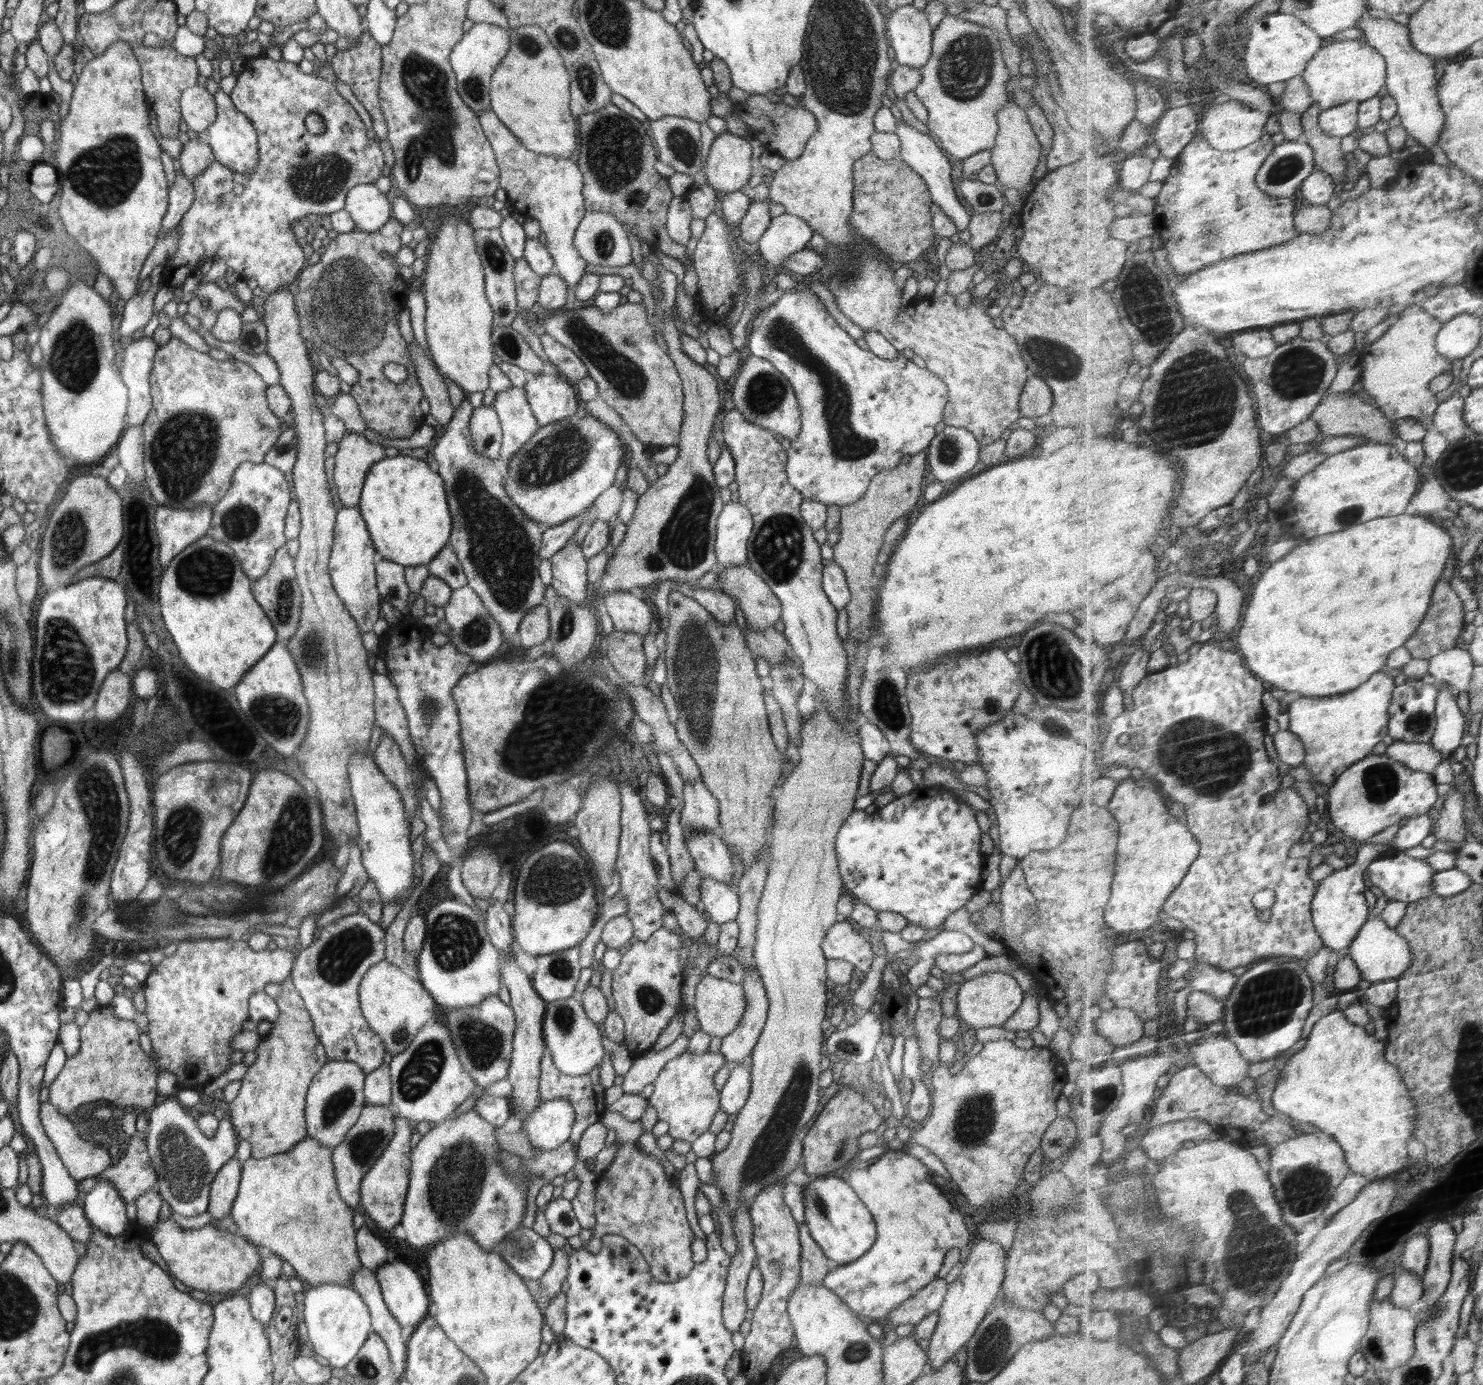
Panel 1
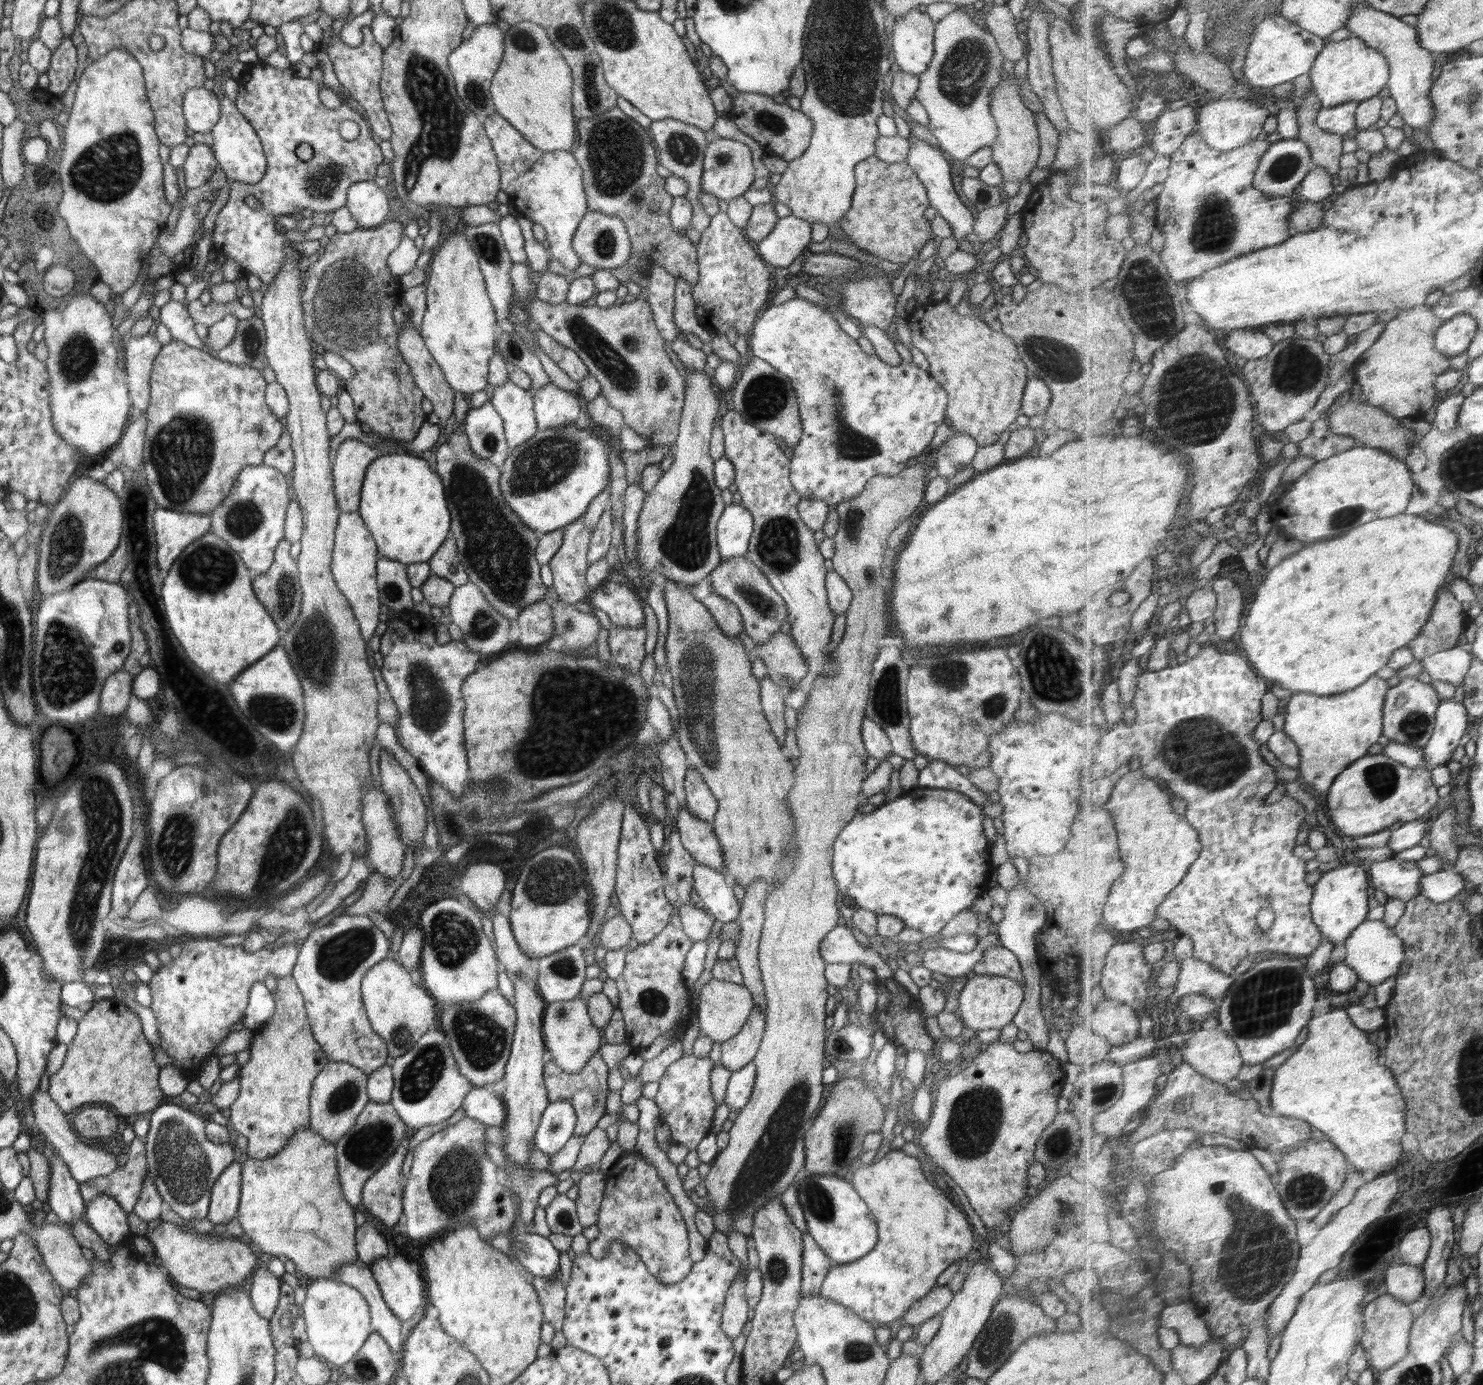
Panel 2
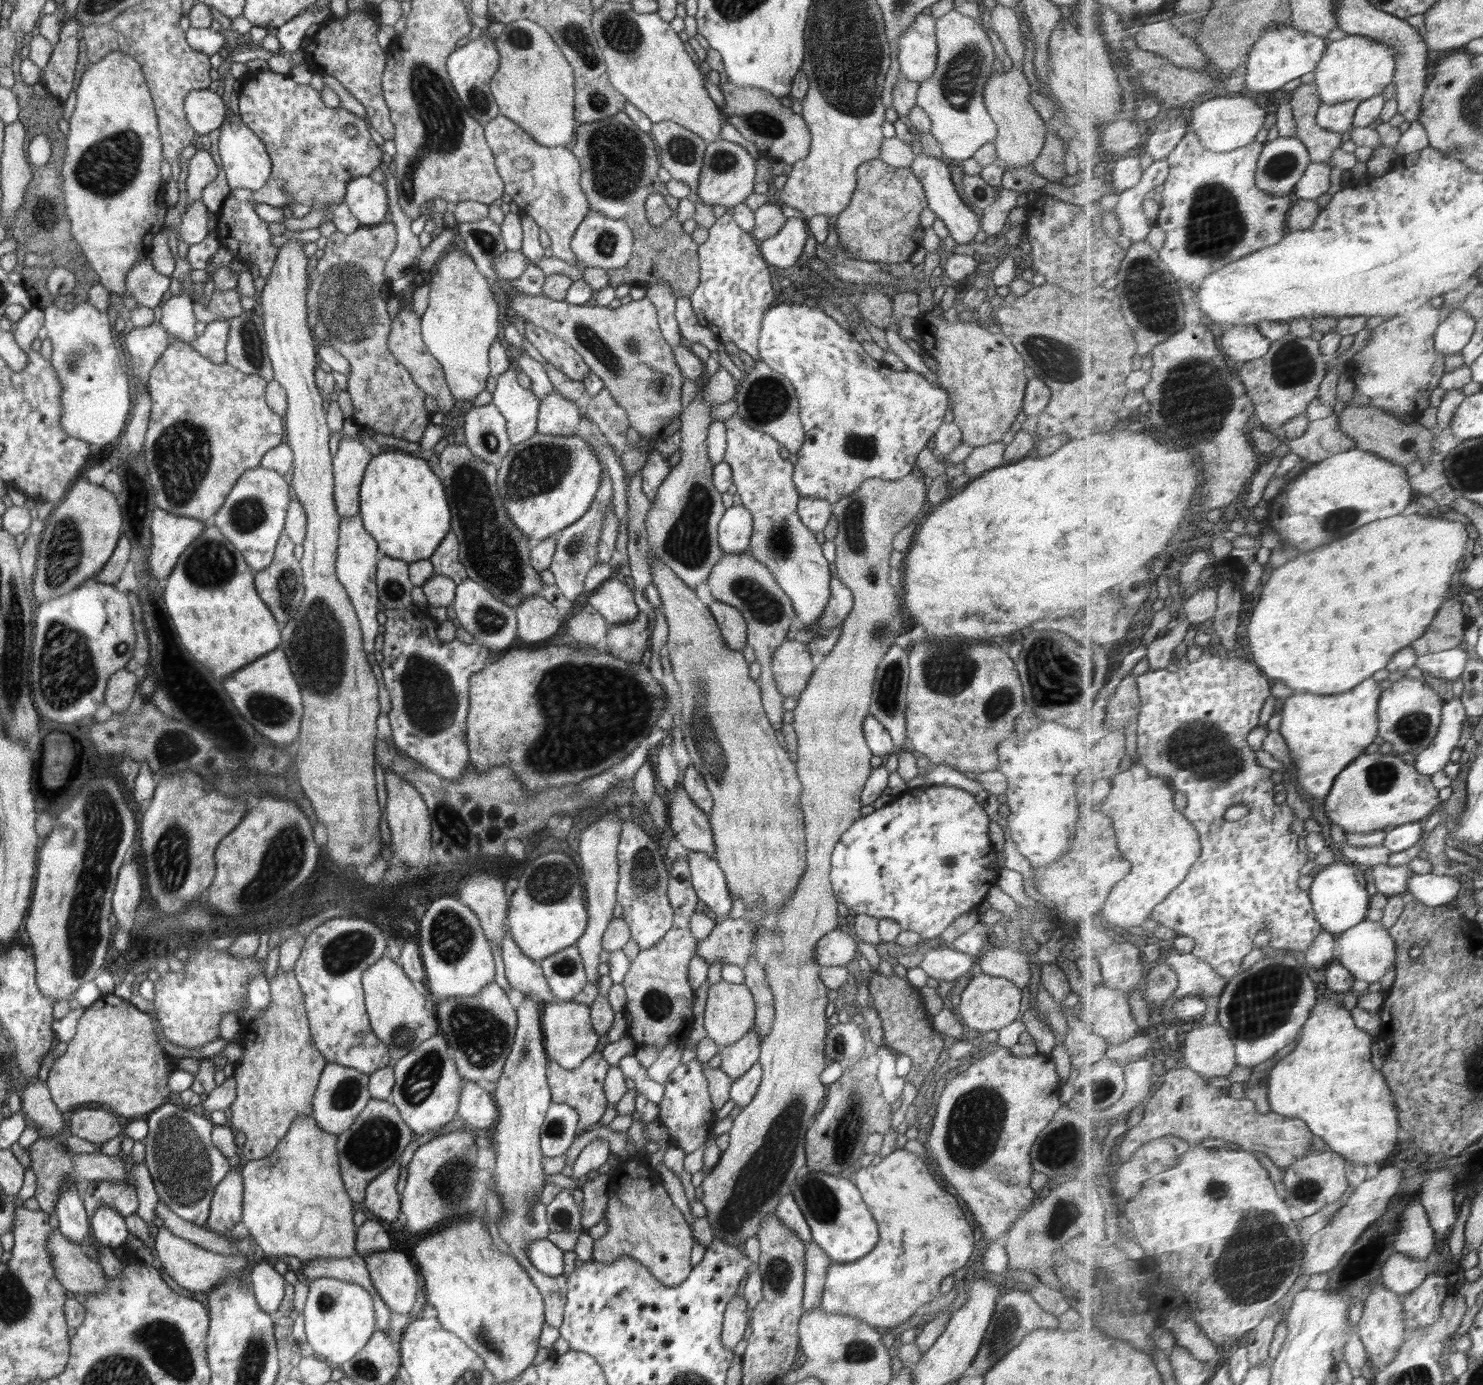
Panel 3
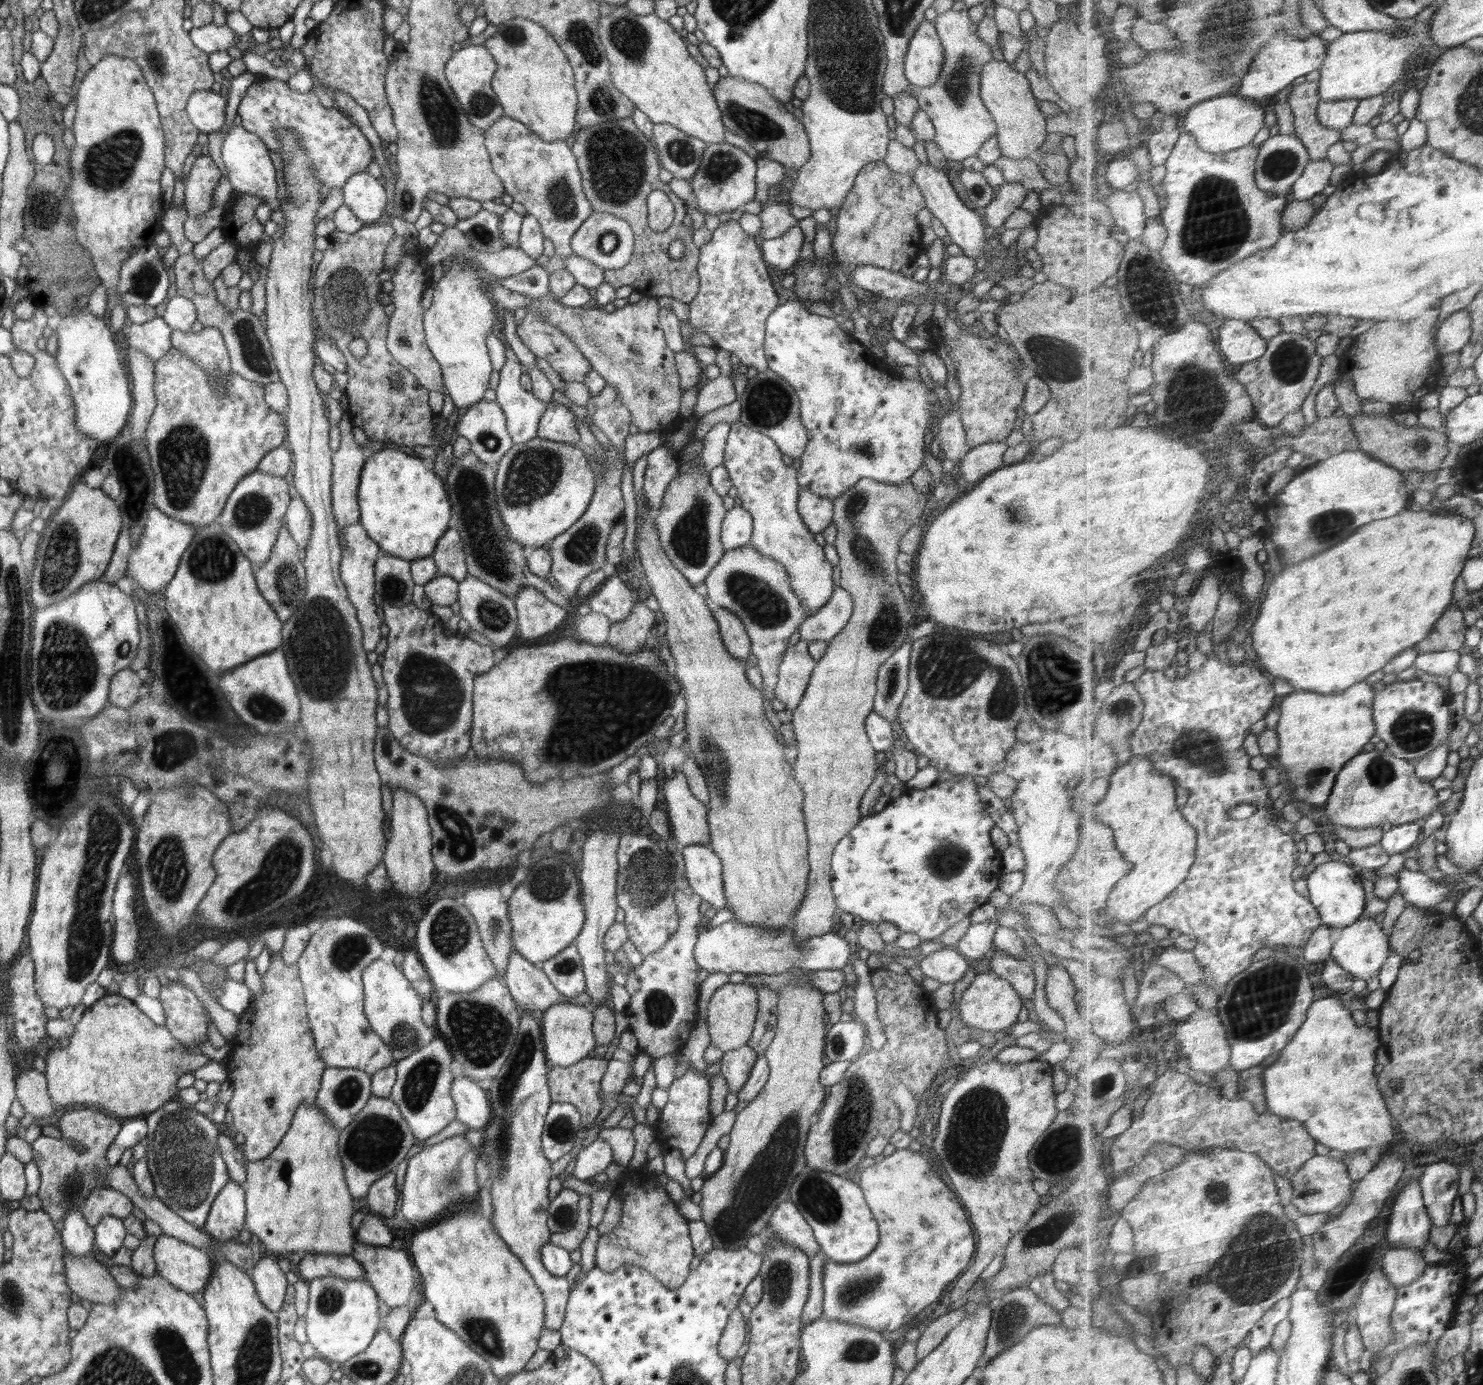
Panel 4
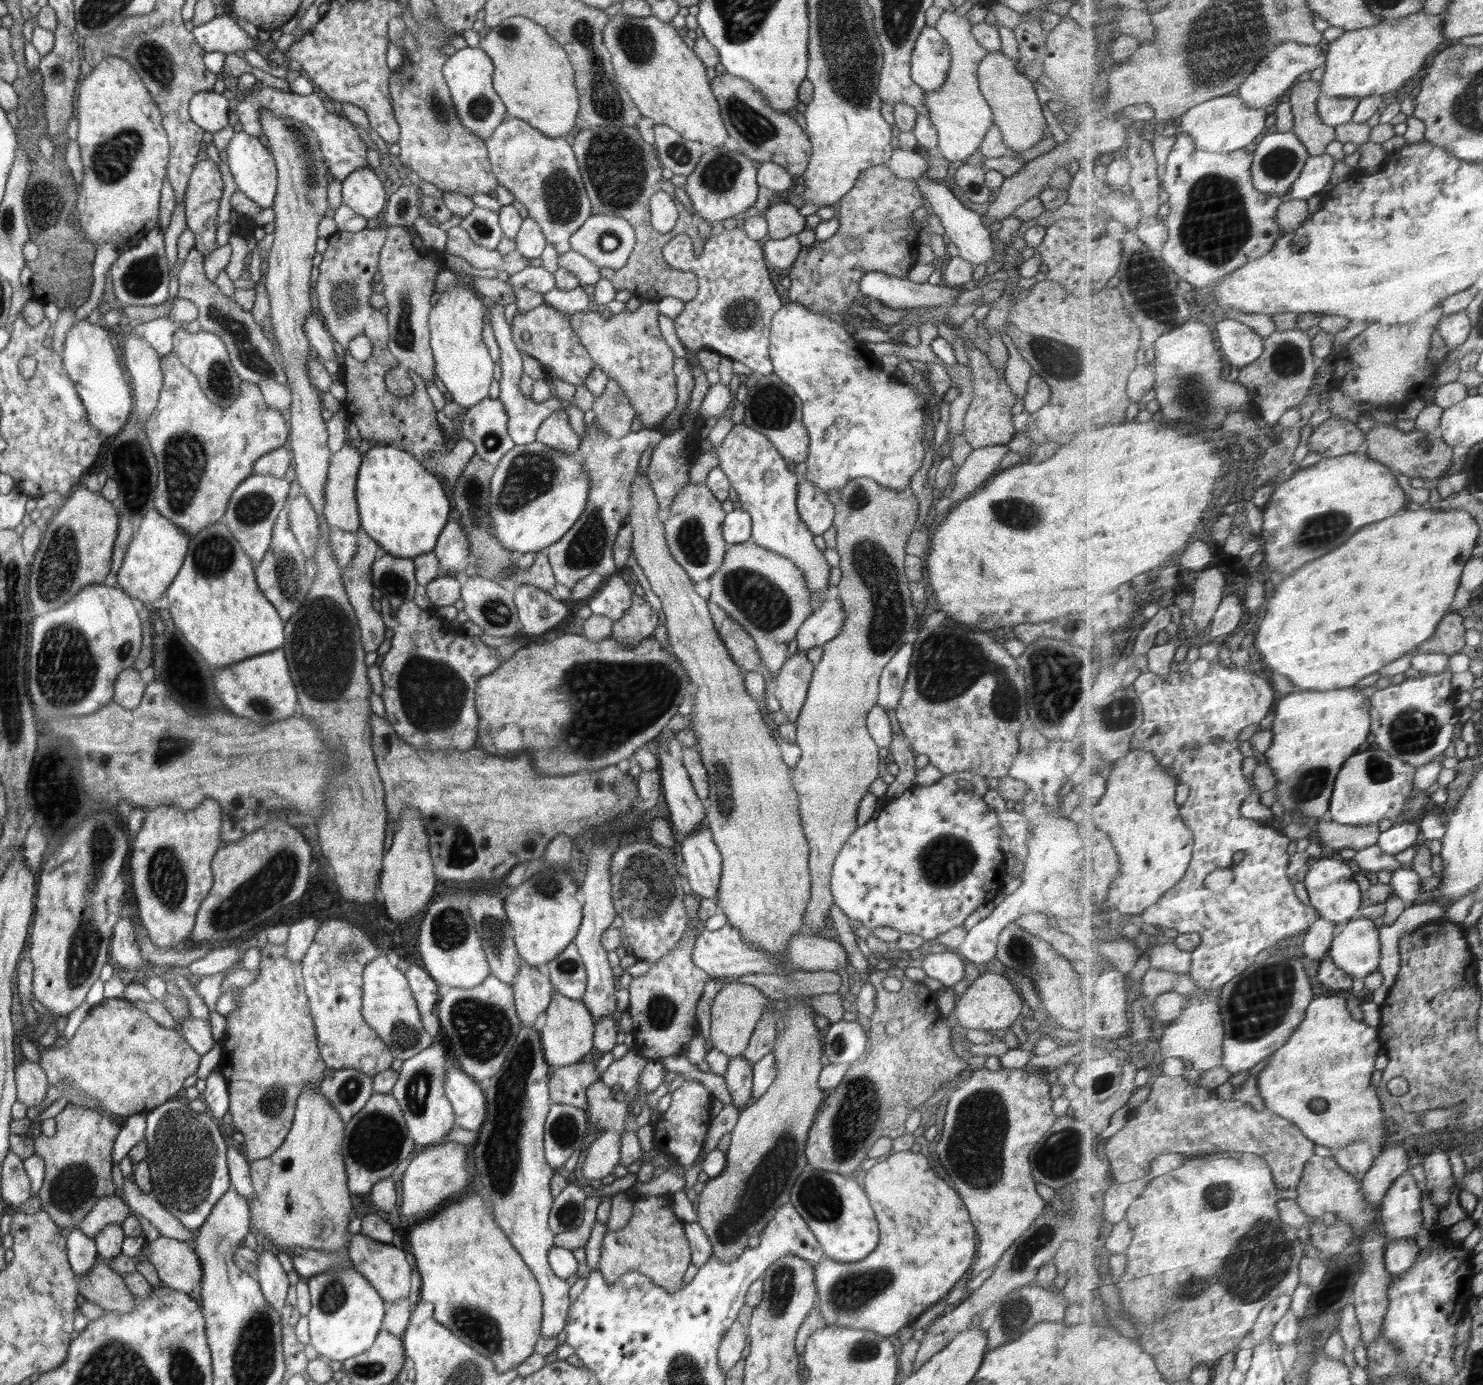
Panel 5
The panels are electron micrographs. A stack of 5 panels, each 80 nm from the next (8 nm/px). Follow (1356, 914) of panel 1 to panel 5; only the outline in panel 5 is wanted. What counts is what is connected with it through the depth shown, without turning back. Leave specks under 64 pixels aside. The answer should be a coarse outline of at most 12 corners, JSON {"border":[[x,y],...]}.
{"border":[[1328,857],[1304,882],[1322,919],[1356,918],[1365,892],[1351,862]]}

